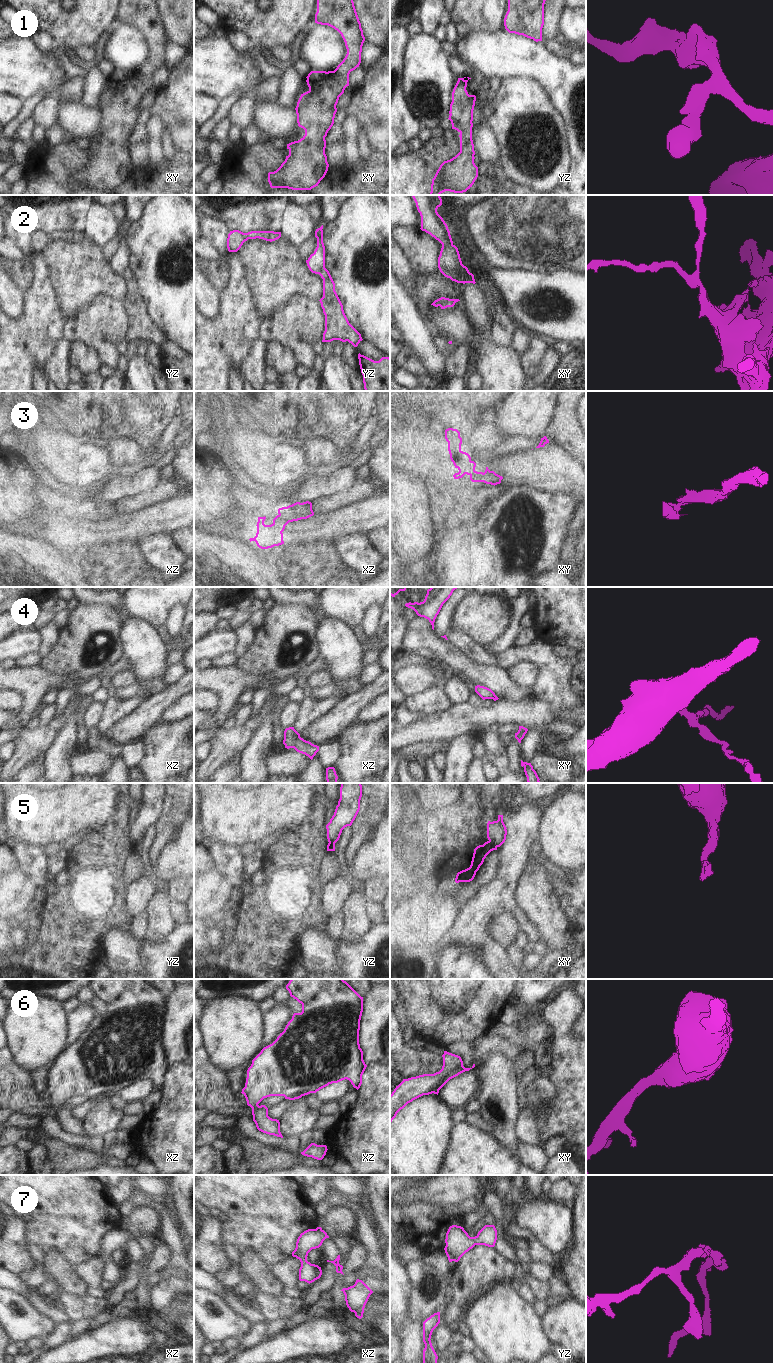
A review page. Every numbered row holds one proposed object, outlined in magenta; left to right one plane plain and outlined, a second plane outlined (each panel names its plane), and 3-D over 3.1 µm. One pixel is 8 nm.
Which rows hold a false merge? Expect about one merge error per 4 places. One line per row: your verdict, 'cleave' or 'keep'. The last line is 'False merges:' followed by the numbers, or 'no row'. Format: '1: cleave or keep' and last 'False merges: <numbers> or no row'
1: keep
2: cleave
3: keep
4: keep
5: cleave
6: keep
7: keep
False merges: 2, 5

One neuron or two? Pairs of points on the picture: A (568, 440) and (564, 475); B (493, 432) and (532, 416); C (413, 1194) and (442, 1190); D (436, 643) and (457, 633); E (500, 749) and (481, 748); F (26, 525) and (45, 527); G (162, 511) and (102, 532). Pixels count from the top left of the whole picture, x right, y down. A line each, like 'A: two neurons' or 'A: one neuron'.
A: two neurons
B: one neuron
C: one neuron
D: two neurons
E: two neurons
F: one neuron
G: one neuron

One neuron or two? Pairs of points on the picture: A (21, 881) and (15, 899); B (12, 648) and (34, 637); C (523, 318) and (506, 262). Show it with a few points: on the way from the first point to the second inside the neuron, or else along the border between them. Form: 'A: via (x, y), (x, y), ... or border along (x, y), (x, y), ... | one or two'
A: via (17, 885), (15, 895) | one
B: via (17, 645), (29, 641) | one
C: border along (487, 259), (494, 267), (522, 269), (531, 272) | two

